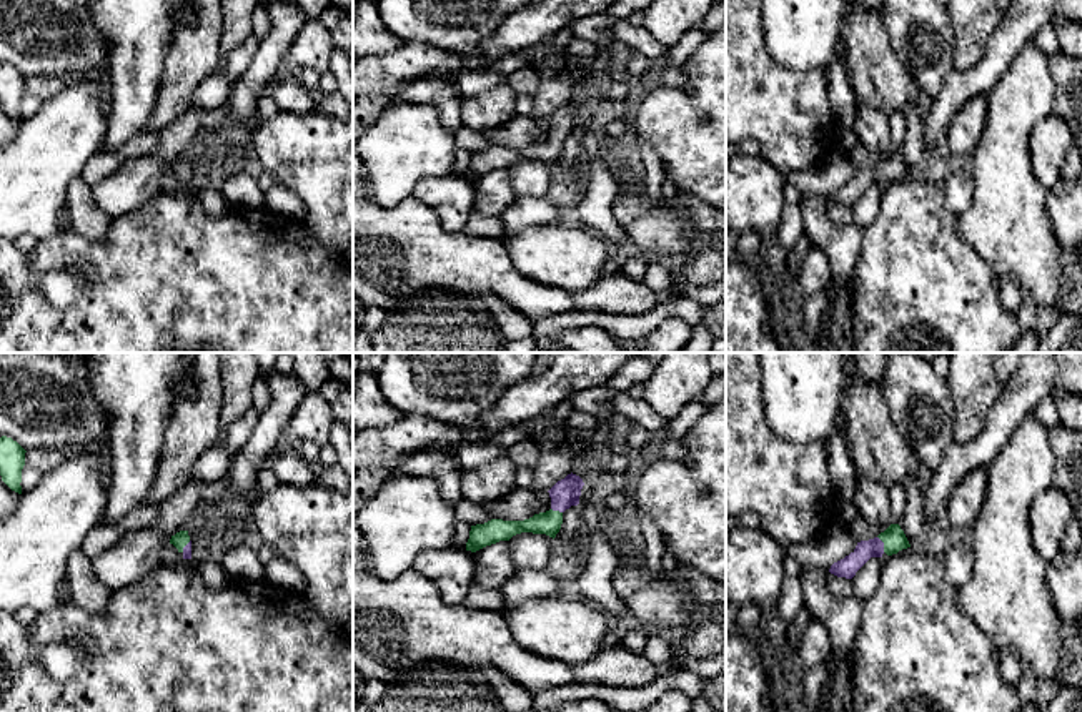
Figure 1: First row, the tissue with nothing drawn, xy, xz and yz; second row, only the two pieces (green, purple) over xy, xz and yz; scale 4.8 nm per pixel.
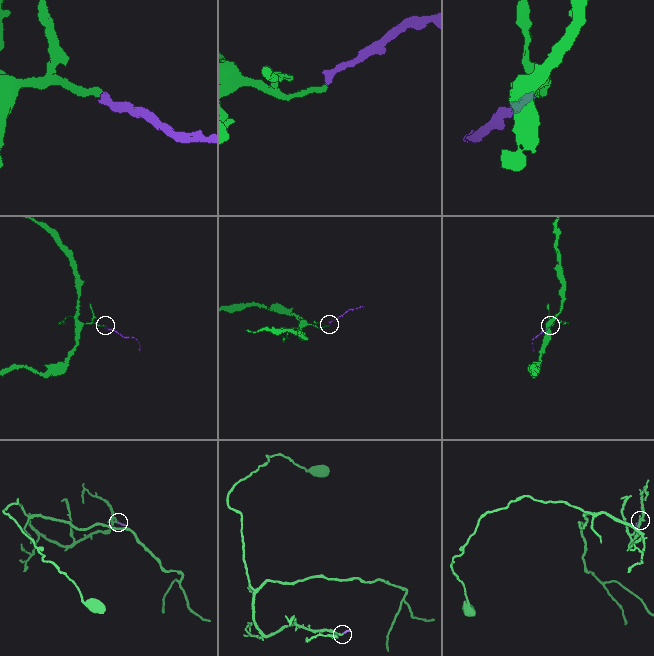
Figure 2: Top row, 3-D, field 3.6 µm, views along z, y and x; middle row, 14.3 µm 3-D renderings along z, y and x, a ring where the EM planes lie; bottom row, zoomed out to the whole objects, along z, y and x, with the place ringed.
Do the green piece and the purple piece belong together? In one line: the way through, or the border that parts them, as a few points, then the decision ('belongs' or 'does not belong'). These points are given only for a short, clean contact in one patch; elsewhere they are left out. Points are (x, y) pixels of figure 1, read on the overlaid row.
runs through yz (894, 539), (884, 544), (866, 549), (846, 568); belongs

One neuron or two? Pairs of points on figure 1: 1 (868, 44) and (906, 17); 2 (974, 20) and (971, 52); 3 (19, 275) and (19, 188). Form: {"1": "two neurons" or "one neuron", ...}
{"1": "two neurons", "2": "one neuron", "3": "two neurons"}

